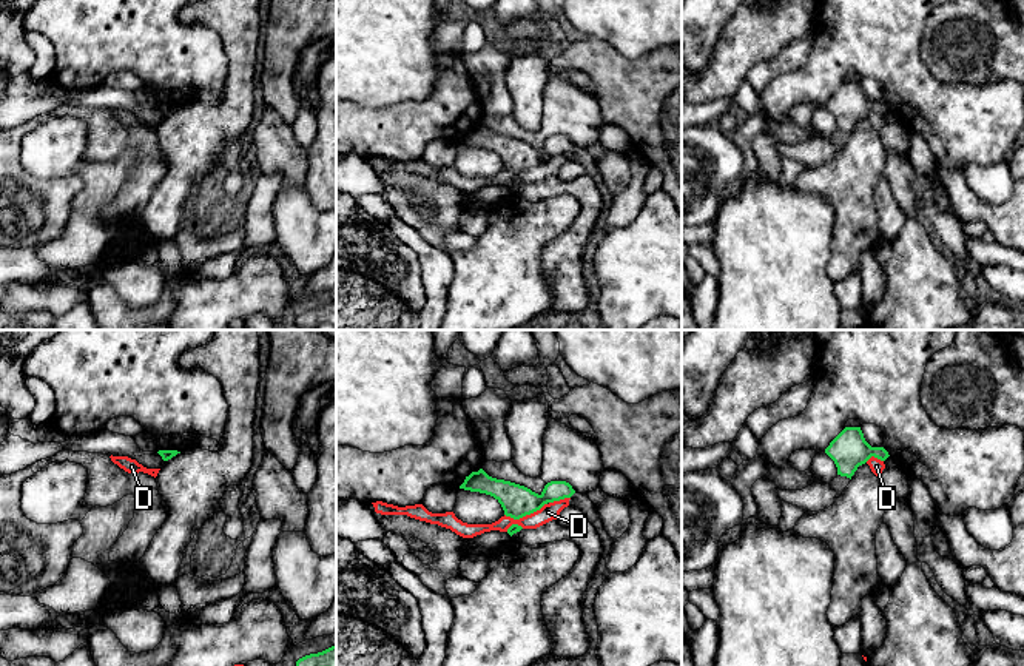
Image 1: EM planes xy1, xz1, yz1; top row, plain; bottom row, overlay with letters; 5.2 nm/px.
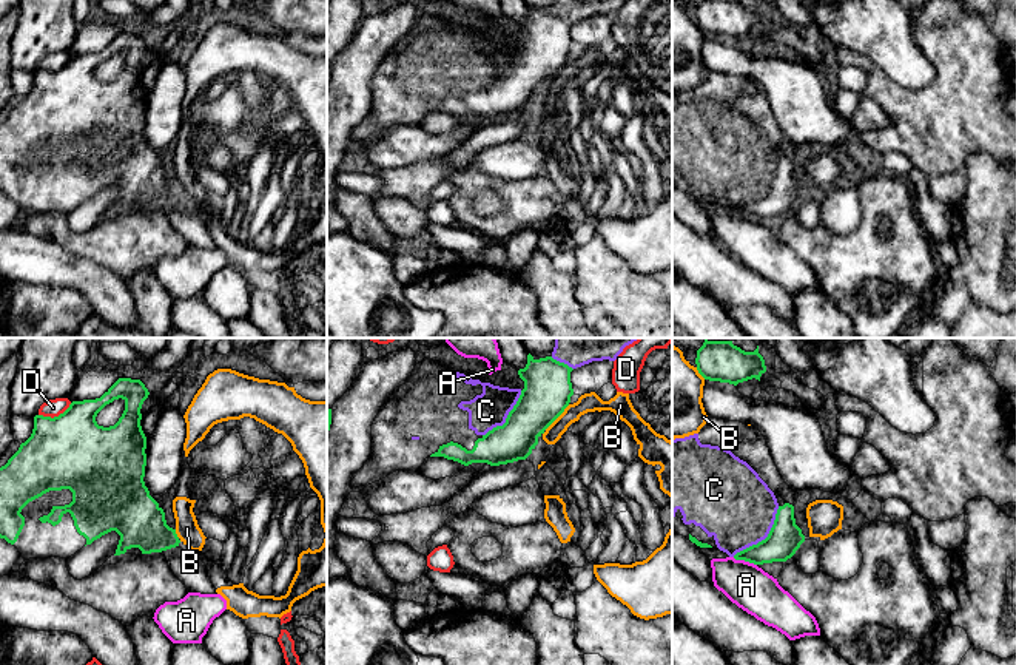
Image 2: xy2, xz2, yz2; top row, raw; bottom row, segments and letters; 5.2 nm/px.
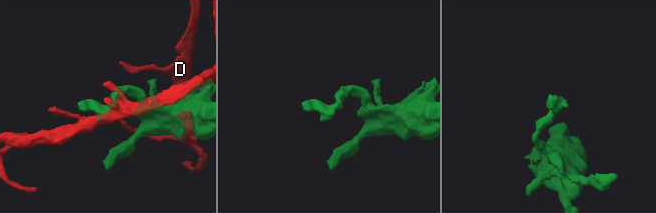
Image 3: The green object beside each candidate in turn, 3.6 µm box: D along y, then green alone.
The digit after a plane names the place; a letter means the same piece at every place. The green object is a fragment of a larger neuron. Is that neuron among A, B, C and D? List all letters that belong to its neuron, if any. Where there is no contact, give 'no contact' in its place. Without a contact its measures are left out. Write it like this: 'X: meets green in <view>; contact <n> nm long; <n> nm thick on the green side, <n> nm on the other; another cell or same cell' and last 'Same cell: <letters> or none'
A: meets green in yz2; contact 130 nm long; 180 nm thick on the green side, 240 nm on the other; another cell
B: meets green in xz2; contact 190 nm long; 260 nm thick on the green side, 100 nm on the other; another cell
C: meets green in yz2; contact 360 nm long; 180 nm thick on the green side, 400 nm on the other; same cell
D: meets green in xz1; contact 240 nm long; 170 nm thick on the green side, 90 nm on the other; another cell
Same cell: C

